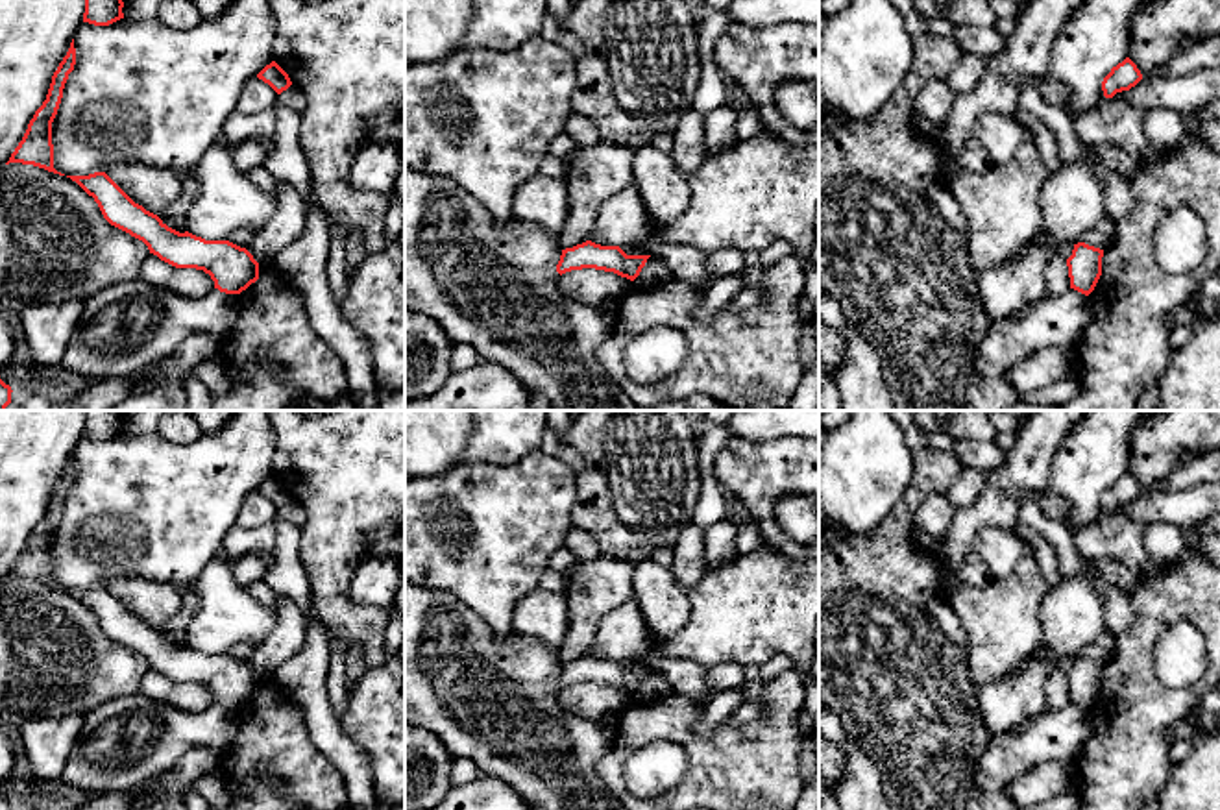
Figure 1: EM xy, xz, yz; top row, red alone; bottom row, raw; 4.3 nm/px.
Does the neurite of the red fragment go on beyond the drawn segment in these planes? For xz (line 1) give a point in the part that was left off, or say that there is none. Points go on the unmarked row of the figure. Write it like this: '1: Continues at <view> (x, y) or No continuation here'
1: No continuation here

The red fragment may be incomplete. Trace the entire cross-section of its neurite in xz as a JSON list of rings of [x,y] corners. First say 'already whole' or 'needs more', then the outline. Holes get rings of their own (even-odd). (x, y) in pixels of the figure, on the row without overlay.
already whole | [[[592,655],[562,664],[556,686],[595,682],[634,695],[651,669],[627,669],[619,660],[601,660]]]

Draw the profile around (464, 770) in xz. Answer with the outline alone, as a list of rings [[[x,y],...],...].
[[[455,758],[451,767],[451,788],[468,784],[479,777],[479,769],[473,760],[470,758]]]

